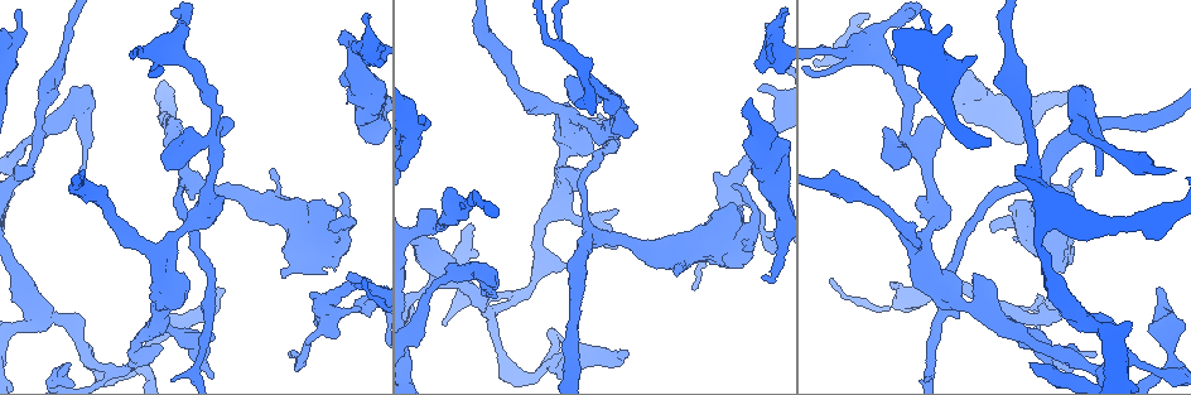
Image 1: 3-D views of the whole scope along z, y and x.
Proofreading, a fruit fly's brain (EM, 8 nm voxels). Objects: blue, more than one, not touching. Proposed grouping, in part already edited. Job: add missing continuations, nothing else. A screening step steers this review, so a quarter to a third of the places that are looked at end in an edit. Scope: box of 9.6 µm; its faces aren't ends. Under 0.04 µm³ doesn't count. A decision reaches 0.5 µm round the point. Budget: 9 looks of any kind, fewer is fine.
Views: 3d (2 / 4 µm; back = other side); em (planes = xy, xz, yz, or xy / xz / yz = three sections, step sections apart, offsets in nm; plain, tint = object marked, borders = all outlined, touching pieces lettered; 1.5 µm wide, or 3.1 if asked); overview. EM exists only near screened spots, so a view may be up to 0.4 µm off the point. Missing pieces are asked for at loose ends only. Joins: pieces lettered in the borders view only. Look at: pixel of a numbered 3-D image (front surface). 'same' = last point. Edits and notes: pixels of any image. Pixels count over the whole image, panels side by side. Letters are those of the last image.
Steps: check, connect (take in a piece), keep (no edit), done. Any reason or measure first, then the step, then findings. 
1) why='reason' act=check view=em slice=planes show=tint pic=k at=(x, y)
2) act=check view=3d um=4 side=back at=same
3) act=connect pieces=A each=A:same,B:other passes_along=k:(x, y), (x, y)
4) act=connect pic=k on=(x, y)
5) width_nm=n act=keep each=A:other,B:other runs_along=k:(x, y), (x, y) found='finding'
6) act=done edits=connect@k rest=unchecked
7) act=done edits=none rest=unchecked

why='an open end' act=check view=em slice=xz step=4 show=borders pic=1 at=(1058, 315)

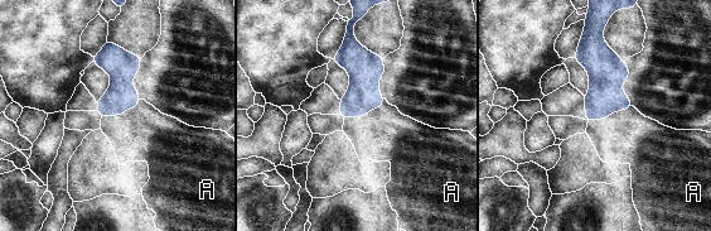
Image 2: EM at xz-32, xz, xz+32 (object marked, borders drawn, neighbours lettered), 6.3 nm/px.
width_nm=200 act=connect pieces=A each=A:same passes_along=2:(363, 95), (366, 114), (383, 134) found='the neuron continues'

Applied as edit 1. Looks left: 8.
act=check view=overview

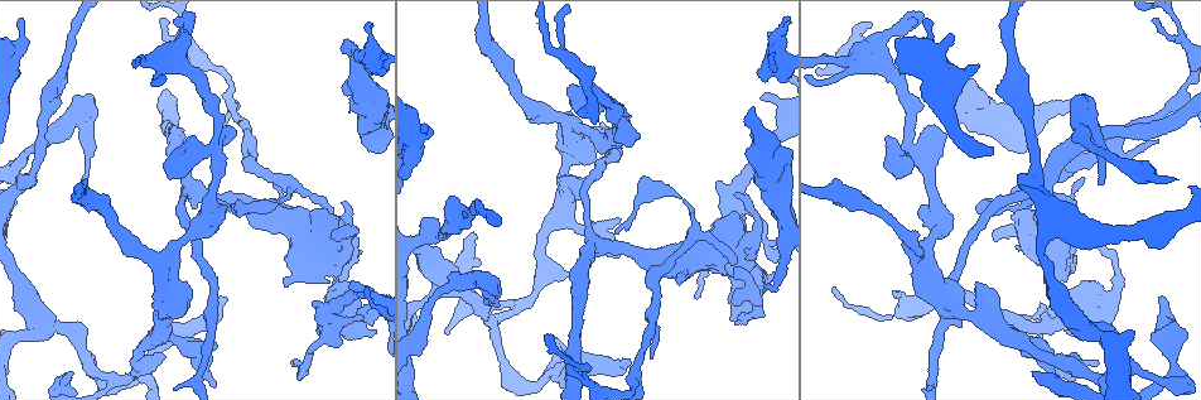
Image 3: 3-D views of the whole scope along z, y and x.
act=check view=3d um=2 pic=3 at=(776, 291)

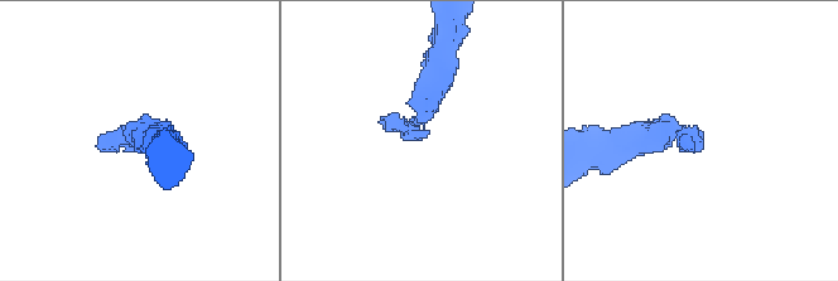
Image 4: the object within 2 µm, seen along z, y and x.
act=check view=em slice=xy step=4 show=tint pic=4 at=(427, 133)

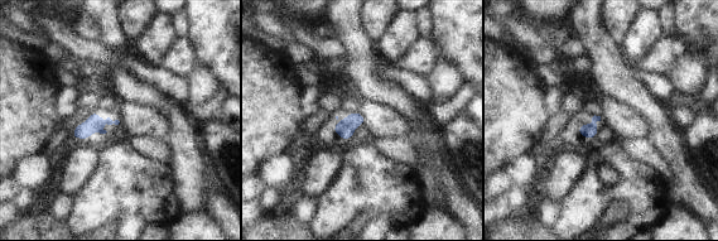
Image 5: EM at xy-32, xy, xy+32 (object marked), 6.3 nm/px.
why='cut it another way' act=check view=em slice=planes show=borders at=same

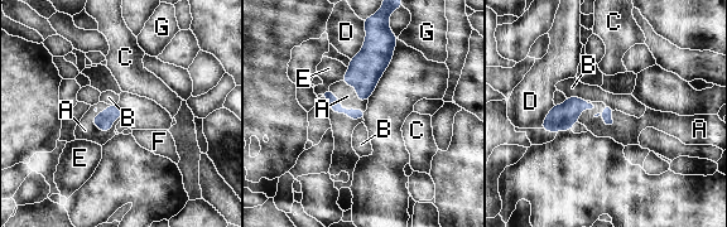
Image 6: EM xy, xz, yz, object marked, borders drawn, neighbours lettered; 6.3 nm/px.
act=connect pieces=A each=A:same,B:other,C:other,D:other,E:other,F:other,G:other passes_along=6:(104, 121), (109, 130), (85, 130) found='the neuron continues'

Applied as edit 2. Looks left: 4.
why='stops while still wide' act=check view=3d um=4 pic=3 at=(1017, 211)

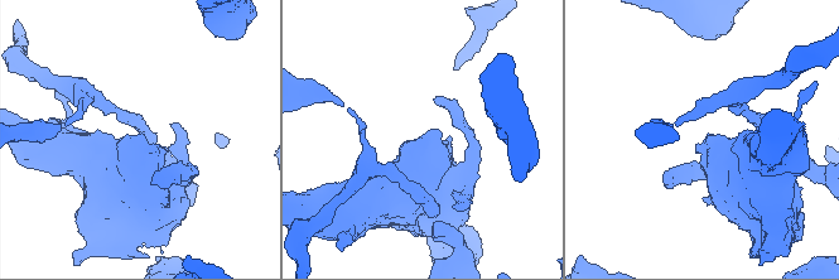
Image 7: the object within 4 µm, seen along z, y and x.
why='now the EM' act=check view=em slice=planes show=borders pic=7 at=(142, 133)

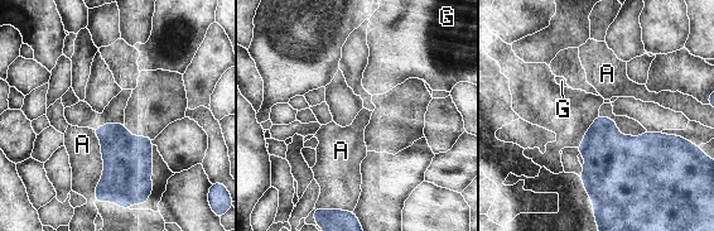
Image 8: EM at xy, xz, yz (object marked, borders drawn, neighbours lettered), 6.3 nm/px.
act=keep each=A:other,G:other border=8:(91, 129), (102, 159), (95, 197) found='no lettered piece goes on from it'

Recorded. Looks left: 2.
act=done edits=connect@2,connect@6 rest=unchecked

